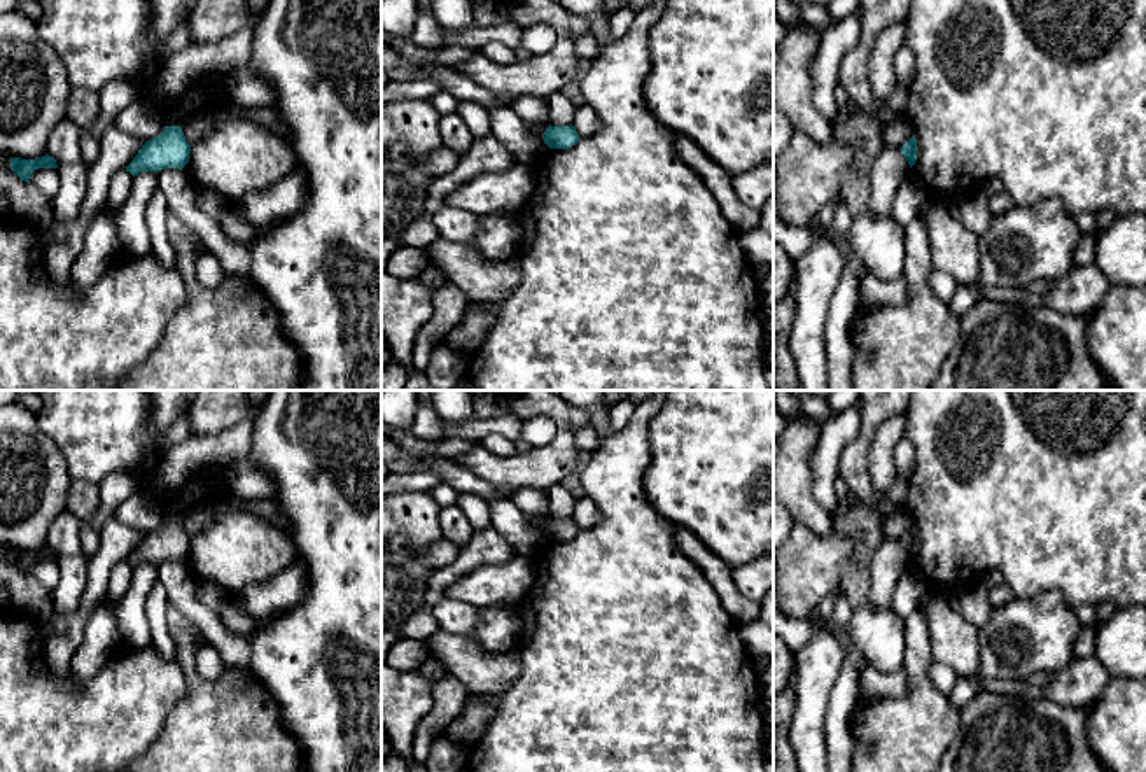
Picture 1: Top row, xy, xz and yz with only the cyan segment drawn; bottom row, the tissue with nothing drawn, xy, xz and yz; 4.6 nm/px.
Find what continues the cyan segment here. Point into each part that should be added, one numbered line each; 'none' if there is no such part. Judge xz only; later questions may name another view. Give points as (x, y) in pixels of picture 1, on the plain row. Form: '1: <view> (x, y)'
none

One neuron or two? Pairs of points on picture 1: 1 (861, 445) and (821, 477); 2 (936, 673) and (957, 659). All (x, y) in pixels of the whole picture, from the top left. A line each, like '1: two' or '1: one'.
1: two
2: two

